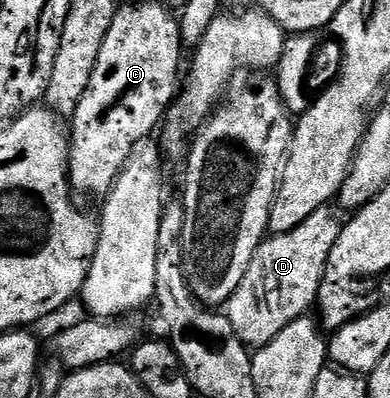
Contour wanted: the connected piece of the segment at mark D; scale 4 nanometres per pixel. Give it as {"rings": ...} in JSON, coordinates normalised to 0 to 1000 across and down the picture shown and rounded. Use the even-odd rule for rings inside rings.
{"rings":[[[818,528],[779,548],[779,558],[769,558],[746,583],[718,583],[674,603],[626,688],[626,709],[605,719],[574,766],[574,791],[595,809],[595,829],[605,829],[623,864],[651,879],[672,874],[697,859],[697,849],[708,849],[708,839],[718,839],[728,819],[738,819],[751,804],[767,804],[787,779],[808,771],[841,638],[862,608],[869,570],[872,553],[846,528]]]}

